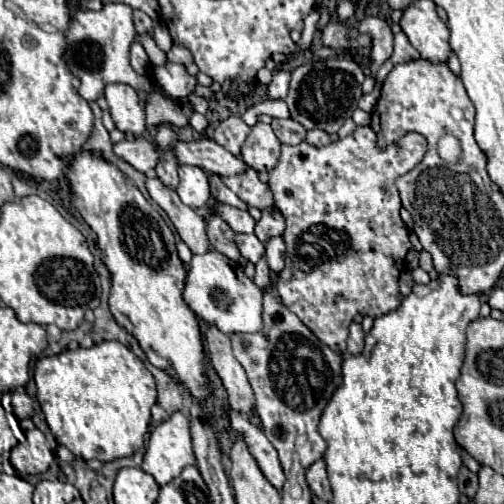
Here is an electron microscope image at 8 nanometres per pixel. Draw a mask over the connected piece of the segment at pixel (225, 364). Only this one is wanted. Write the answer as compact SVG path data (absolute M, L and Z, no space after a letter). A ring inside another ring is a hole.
M214 325L208 327L204 337L208 345L210 363L216 369L218 377L222 379L230 407L244 411L250 417L250 383L246 381L246 371L242 369L242 365L236 361L232 353L230 337L220 329L216 329Z

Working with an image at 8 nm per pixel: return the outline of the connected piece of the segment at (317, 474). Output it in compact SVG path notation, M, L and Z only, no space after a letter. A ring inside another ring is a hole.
M320 459L316 461L308 471L306 471L306 479L308 479L308 485L312 489L312 493L326 501L326 503L332 503L332 489L330 489L330 483L328 483L328 475L326 475L326 463Z

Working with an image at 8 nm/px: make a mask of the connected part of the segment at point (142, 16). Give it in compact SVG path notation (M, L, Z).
M134 11L134 25L136 25L136 31L138 33L150 33L152 29L154 29L154 21L146 15L146 13L142 13L142 11Z

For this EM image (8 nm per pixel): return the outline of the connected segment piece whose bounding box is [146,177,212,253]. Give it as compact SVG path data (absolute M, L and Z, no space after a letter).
M150 177L146 181L146 189L150 197L166 211L180 239L190 247L192 253L206 253L212 249L206 235L204 217L196 215L194 209L182 205L180 197L176 193L170 193L170 189L166 189L166 185L162 185L162 181L158 181L156 177Z

